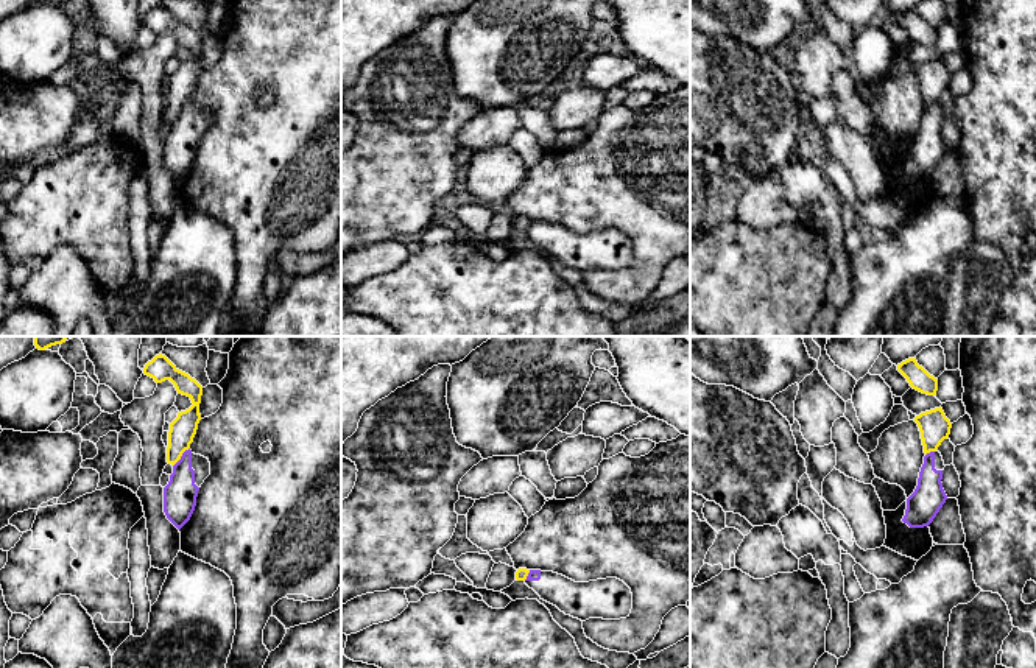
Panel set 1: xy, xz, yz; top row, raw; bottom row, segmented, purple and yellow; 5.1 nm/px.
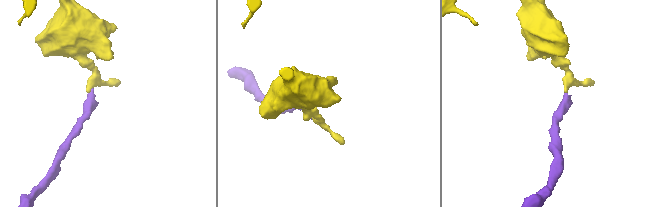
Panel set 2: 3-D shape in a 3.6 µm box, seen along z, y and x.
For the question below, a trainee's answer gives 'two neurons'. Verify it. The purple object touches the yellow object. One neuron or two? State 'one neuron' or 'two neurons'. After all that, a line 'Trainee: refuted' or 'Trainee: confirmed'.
two neurons
Trainee: confirmed

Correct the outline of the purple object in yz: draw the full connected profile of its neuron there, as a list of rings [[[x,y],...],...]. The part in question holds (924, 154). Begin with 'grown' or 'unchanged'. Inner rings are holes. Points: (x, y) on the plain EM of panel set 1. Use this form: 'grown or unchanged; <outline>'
grown; [[[938,101],[924,107],[918,137],[907,149],[907,160],[902,170],[910,179],[929,178],[946,154],[947,146],[941,134],[944,118]]]

